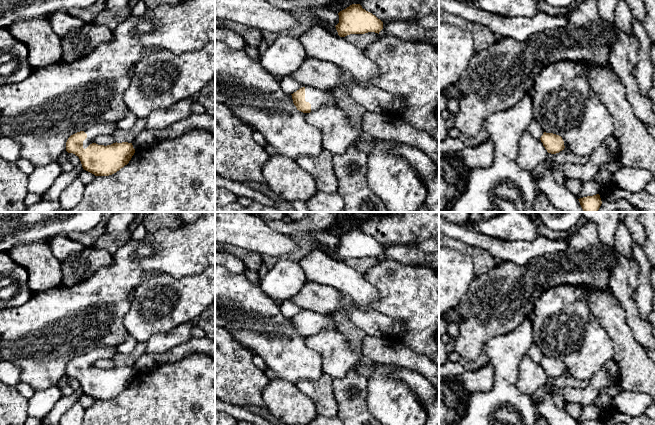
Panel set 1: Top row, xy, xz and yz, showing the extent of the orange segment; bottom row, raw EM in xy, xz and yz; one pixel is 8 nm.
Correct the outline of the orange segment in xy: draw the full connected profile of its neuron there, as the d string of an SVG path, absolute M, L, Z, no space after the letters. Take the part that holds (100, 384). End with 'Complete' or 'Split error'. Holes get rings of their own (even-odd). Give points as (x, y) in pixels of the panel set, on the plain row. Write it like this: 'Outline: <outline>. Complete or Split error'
Outline: M118 345L100 346L89 351L84 355L77 356L71 359L66 366L66 375L73 377L79 381L84 394L94 398L95 400L109 400L129 387L135 377L132 367L122 366L113 367L111 369L98 369L95 363L100 359L114 358L118 353Z. Split error

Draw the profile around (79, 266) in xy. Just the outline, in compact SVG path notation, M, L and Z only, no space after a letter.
M94 246L72 253L61 262L62 285L72 287L86 281L98 269L113 263L113 255Z

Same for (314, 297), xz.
M308 281L291 300L303 311L327 315L345 311L347 305L342 302L342 295L342 292L332 286Z

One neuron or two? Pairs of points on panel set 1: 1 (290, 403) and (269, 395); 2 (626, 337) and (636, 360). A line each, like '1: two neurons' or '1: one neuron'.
1: one neuron
2: one neuron

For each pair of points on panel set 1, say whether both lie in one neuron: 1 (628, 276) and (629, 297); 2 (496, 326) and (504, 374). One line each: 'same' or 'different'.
1: same
2: different

